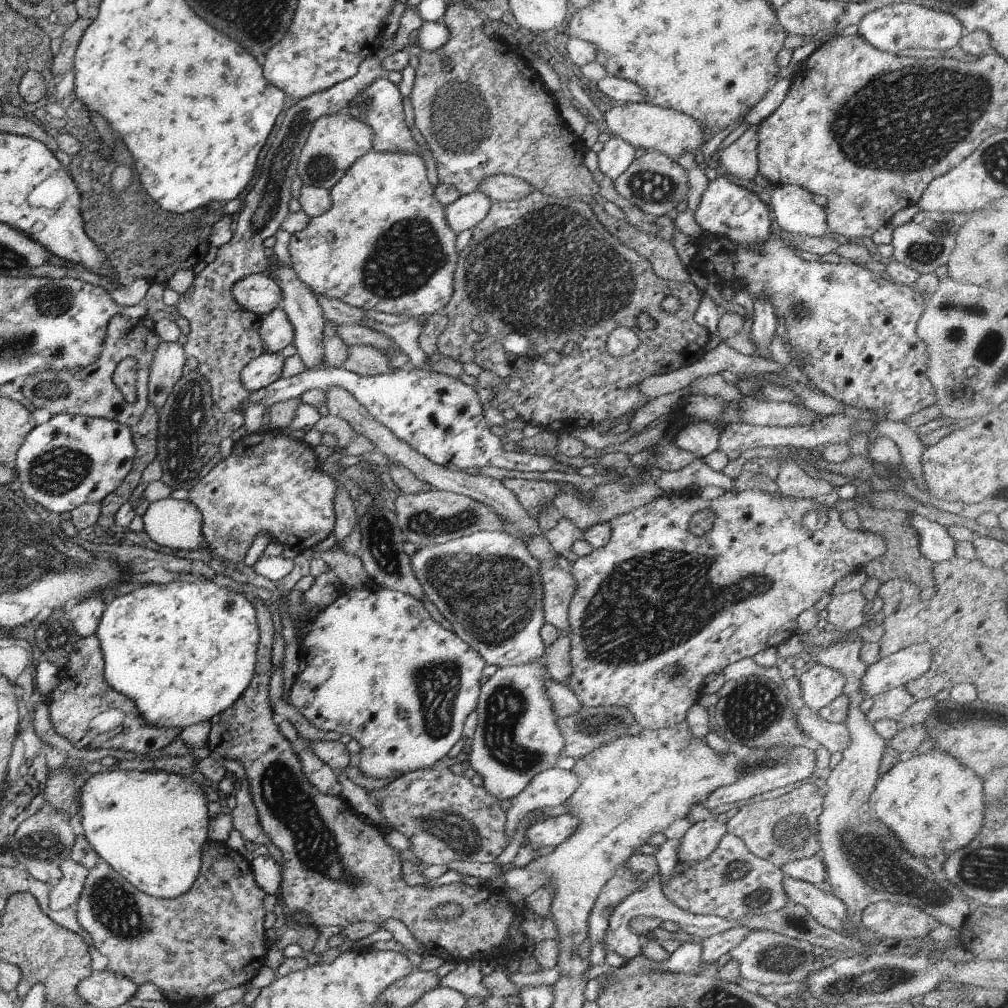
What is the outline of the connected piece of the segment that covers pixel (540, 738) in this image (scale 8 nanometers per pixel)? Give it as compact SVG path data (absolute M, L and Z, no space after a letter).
M547 652L541 659L529 665L514 665L498 668L496 673L481 686L477 704L478 723L472 737L469 764L483 778L483 786L496 800L505 804L506 800L517 797L533 779L535 774L552 768L561 756L565 738L557 725L558 716L545 691L547 679Z

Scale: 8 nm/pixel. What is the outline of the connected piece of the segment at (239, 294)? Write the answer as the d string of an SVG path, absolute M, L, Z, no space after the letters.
M254 273L237 280L231 288L234 300L247 311L265 317L281 306L283 292L275 279Z

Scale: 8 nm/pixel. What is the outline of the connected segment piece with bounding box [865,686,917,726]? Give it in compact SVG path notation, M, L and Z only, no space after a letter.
M906 686L880 693L874 697L874 703L870 710L865 713L865 719L872 726L878 720L900 720L900 716L916 701L907 692Z

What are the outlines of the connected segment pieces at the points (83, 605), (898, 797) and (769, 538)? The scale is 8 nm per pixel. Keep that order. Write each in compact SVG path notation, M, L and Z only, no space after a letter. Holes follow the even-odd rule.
M92 596L77 601L72 610L67 613L74 630L81 637L93 637L97 634L101 618L107 609L107 603L103 601L103 597Z
M931 749L921 755L903 757L903 760L896 763L892 769L881 775L869 800L869 807L877 819L899 841L904 852L920 860L937 858L942 861L949 854L972 842L983 829L985 787L971 768L962 766L940 750Z
M757 489L742 492L726 491L716 500L704 500L700 496L670 494L659 497L645 506L634 509L628 514L617 516L608 521L611 524L611 539L606 546L595 549L589 555L580 557L572 567L576 588L568 609L569 652L571 675L567 680L569 689L575 694L582 707L622 707L635 716L635 722L644 729L656 730L672 726L686 720L689 708L702 695L704 678L712 672L724 670L742 658L752 657L760 650L788 641L797 630L797 618L806 609L812 608L826 593L832 593L833 586L847 574L863 569L871 560L878 558L886 550L884 540L870 531L861 531L846 526L841 514L835 510L827 513L828 522L824 528L811 531L802 523L802 518L815 506L812 499L786 498L769 494ZM694 522L708 524L700 536L690 530Z

